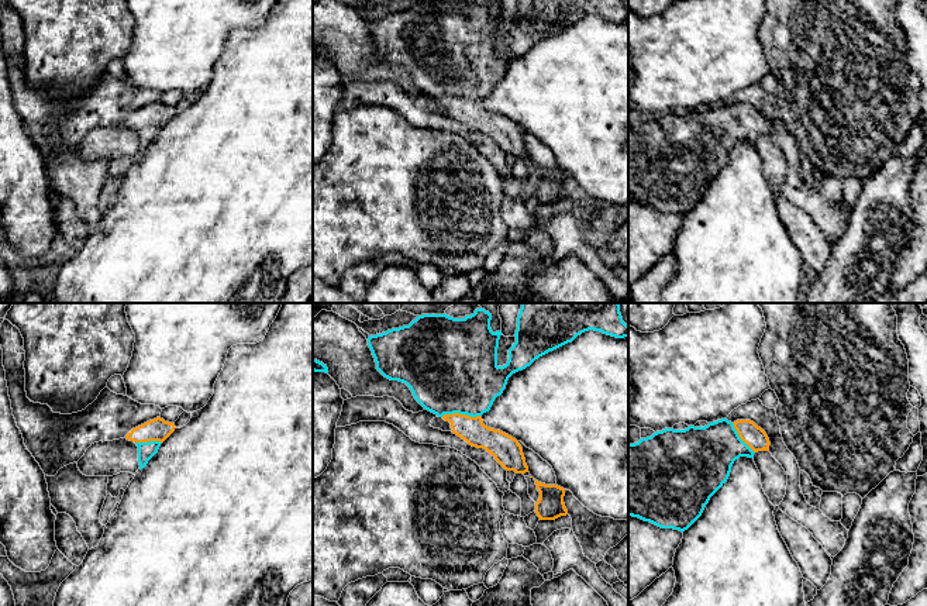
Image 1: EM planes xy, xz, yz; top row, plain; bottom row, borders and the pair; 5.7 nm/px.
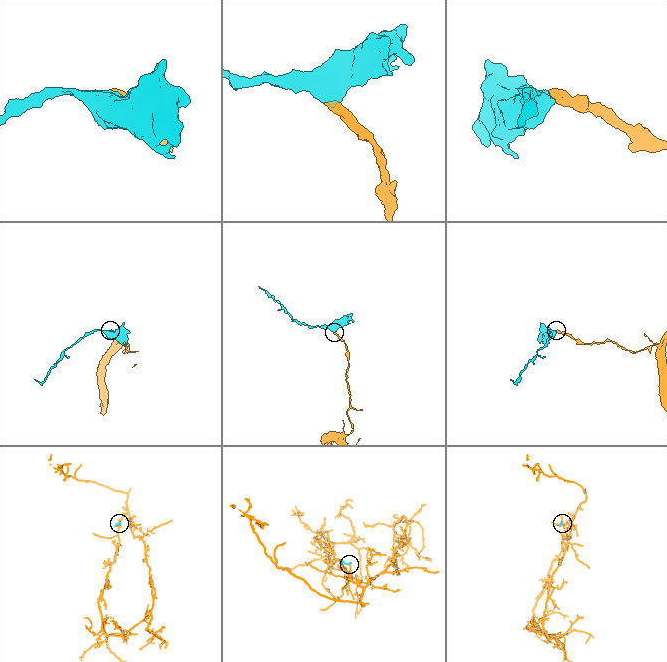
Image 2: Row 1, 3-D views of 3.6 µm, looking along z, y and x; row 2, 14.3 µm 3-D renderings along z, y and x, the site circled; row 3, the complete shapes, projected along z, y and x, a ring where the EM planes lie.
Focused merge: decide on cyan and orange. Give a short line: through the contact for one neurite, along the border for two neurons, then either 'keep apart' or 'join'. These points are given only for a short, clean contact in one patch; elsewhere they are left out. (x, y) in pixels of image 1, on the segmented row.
xz (455, 369), (459, 413), (472, 430) | join

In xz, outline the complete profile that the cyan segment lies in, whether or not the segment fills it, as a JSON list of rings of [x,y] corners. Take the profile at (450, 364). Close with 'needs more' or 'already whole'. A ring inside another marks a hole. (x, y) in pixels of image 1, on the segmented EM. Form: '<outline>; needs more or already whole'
[[[521,303],[521,309],[517,317],[517,330],[516,330],[516,342],[513,344],[513,347],[509,350],[509,361],[506,365],[499,366],[497,365],[497,348],[499,348],[499,340],[502,335],[502,330],[493,333],[490,328],[490,320],[492,320],[492,314],[489,311],[486,311],[485,309],[476,309],[473,314],[471,316],[465,316],[464,319],[454,319],[444,314],[423,314],[416,317],[409,326],[403,326],[399,328],[392,328],[387,330],[386,333],[382,334],[376,334],[376,335],[369,335],[368,338],[368,345],[372,351],[372,355],[375,358],[376,362],[376,369],[387,379],[390,381],[399,381],[406,383],[410,390],[413,392],[414,399],[428,412],[437,414],[438,417],[442,417],[445,421],[451,423],[451,428],[452,433],[456,434],[458,437],[461,437],[462,440],[465,440],[469,445],[476,447],[476,448],[483,448],[486,450],[489,454],[492,454],[494,457],[494,459],[506,469],[506,471],[514,471],[516,474],[525,474],[528,472],[528,466],[525,464],[525,458],[523,454],[523,448],[518,444],[518,441],[516,438],[513,438],[511,435],[500,431],[500,430],[494,430],[490,428],[487,426],[483,424],[482,420],[482,414],[489,412],[494,399],[497,396],[500,396],[503,393],[503,390],[506,389],[507,381],[509,378],[518,372],[525,369],[527,366],[530,366],[535,359],[538,359],[540,357],[548,354],[549,351],[554,351],[568,342],[572,342],[578,335],[580,335],[585,331],[589,330],[595,330],[595,331],[600,331],[603,334],[616,337],[616,338],[624,338],[628,337],[628,326],[623,321],[621,313],[620,313],[620,304],[618,303]]]; needs more

